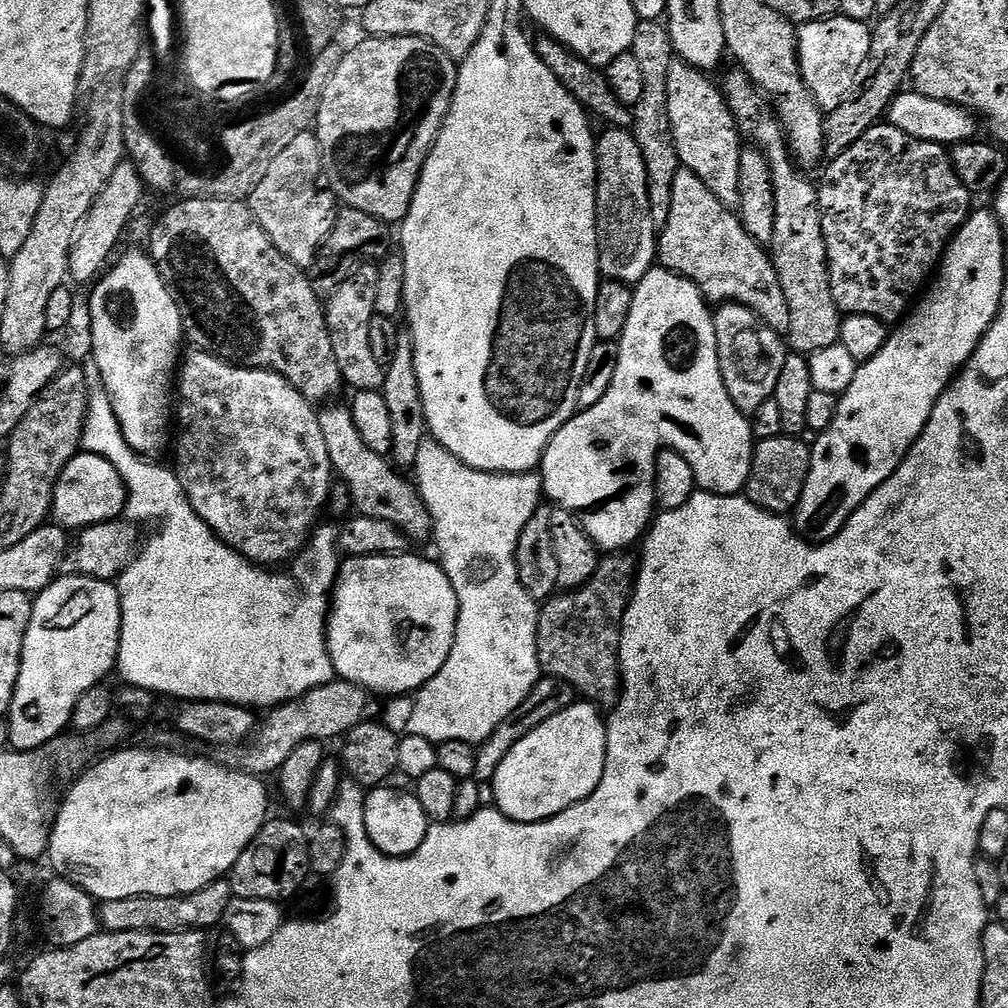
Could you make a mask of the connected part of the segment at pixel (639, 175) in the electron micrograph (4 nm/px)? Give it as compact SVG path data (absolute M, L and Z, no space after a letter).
M609 127L604 131L608 132L599 133L596 142L596 229L598 230L598 242L600 243L600 275L609 280L617 280L619 284L635 286L639 284L642 277L653 268L658 260L658 225L656 225L652 217L648 179L646 178L646 162L642 158L642 150L638 150L638 142L631 131L613 127Z

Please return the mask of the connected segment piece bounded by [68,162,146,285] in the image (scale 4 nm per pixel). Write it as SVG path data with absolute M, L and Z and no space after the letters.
M131 162L122 163L118 166L118 170L114 170L114 174L110 178L110 182L106 182L102 194L98 194L98 198L94 202L90 214L84 220L84 226L80 229L72 247L68 274L73 281L76 279L80 284L89 283L88 285L91 285L109 267L110 261L113 259L112 251L119 246L120 239L123 238L124 231L127 230L128 223L131 222L132 215L135 214L144 192L146 193L146 185Z

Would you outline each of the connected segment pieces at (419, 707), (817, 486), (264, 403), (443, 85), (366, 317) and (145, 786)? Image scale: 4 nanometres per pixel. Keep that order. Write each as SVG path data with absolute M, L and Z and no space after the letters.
M426 438L418 450L418 458L416 459L416 467L414 469L414 483L424 500L426 510L430 510L434 545L436 544L437 550L440 551L440 560L444 563L443 575L454 586L454 590L456 591L460 613L458 614L458 622L456 623L456 641L446 658L446 662L442 666L442 670L438 670L435 678L415 693L414 699L416 699L416 705L413 706L412 713L408 716L407 731L426 738L434 745L441 744L442 742L450 742L451 740L461 740L467 744L479 745L487 736L492 736L497 726L507 716L514 714L514 710L518 710L518 706L522 706L522 702L530 694L530 690L534 687L537 680L541 679L542 676L542 669L540 667L540 618L538 615L538 604L522 586L522 582L518 578L516 551L518 550L518 538L522 534L526 522L530 522L530 518L536 513L536 509L541 507L542 497L544 496L544 480L541 478L539 471L536 470L514 473L474 470L470 466L466 466L458 458L454 458L454 454L446 451L438 441Z
M973 211L967 222L948 241L938 271L930 287L923 293L924 304L917 303L891 329L886 346L882 346L882 350L878 350L870 362L857 367L854 382L850 382L844 395L839 397L840 405L834 414L834 422L830 422L828 429L815 437L816 444L811 445L810 474L794 513L794 527L803 539L817 545L834 538L860 509L862 502L866 502L866 498L870 498L870 494L874 494L874 490L878 490L878 486L882 486L882 482L889 480L898 470L922 434L938 398L956 379L974 350L978 350L982 338L1000 312L1002 294L1006 290L1004 240L1006 234L995 211Z
M192 350L189 356L187 353L179 365L178 396L180 437L177 440L175 437L174 440L174 448L176 444L174 471L176 477L180 479L180 485L190 502L190 506L196 511L198 518L202 518L202 522L206 522L206 526L210 526L210 530L221 542L233 548L240 556L245 556L247 560L251 560L253 564L261 566L287 565L289 561L300 555L304 545L308 543L318 521L321 519L319 516L320 511L324 508L324 503L327 500L329 503L334 492L334 487L332 488L332 480L334 481L332 463L330 462L330 454L326 454L326 438L322 434L317 409L302 394L298 394L298 390L294 390L294 386L290 386L287 378L279 376L277 372L268 372L265 368L233 366L227 360L222 360L218 356L211 356L209 352L199 350Z
M382 36L379 38L364 38L357 48L352 48L343 53L334 70L334 74L326 82L326 90L320 95L320 103L316 109L316 122L314 131L320 143L320 155L324 161L324 170L328 173L328 180L336 191L337 201L341 205L354 210L366 210L366 214L374 214L374 218L383 220L389 226L399 225L408 217L408 211L412 205L412 195L420 181L420 172L424 169L424 163L428 161L428 154L436 144L444 119L448 117L448 111L454 98L456 89L457 61L451 60L438 46L430 41L417 36Z
M374 263L357 270L348 276L326 300L326 315L330 338L334 342L334 356L342 370L345 385L356 392L378 392L384 387L385 365L374 358L374 349L370 346L370 324L376 317L378 302L378 278L380 269Z
M124 746L119 750L113 751L105 760L97 759L91 766L85 767L79 773L80 781L69 790L64 796L64 801L61 799L58 804L58 811L56 814L56 821L52 824L52 837L48 843L48 855L46 857L47 863L52 863L52 868L57 877L69 880L77 884L82 890L86 890L97 901L103 902L106 900L113 900L114 898L134 898L135 896L185 896L186 894L194 894L198 890L202 890L206 886L210 886L216 880L227 877L231 873L234 862L238 862L238 858L242 858L242 850L246 850L246 846L250 846L250 842L254 842L254 838L262 830L262 826L269 819L268 813L268 792L264 789L265 781L258 776L247 776L245 772L236 772L233 768L227 768L223 762L216 764L212 760L203 760L202 757L183 756L177 750L165 750L155 746L147 746L148 748L132 748L133 746Z

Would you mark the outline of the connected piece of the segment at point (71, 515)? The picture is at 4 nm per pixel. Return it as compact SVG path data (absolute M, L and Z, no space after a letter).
M83 450L62 470L52 499L51 519L65 530L83 530L108 520L118 520L128 507L128 491L116 467L106 458Z

